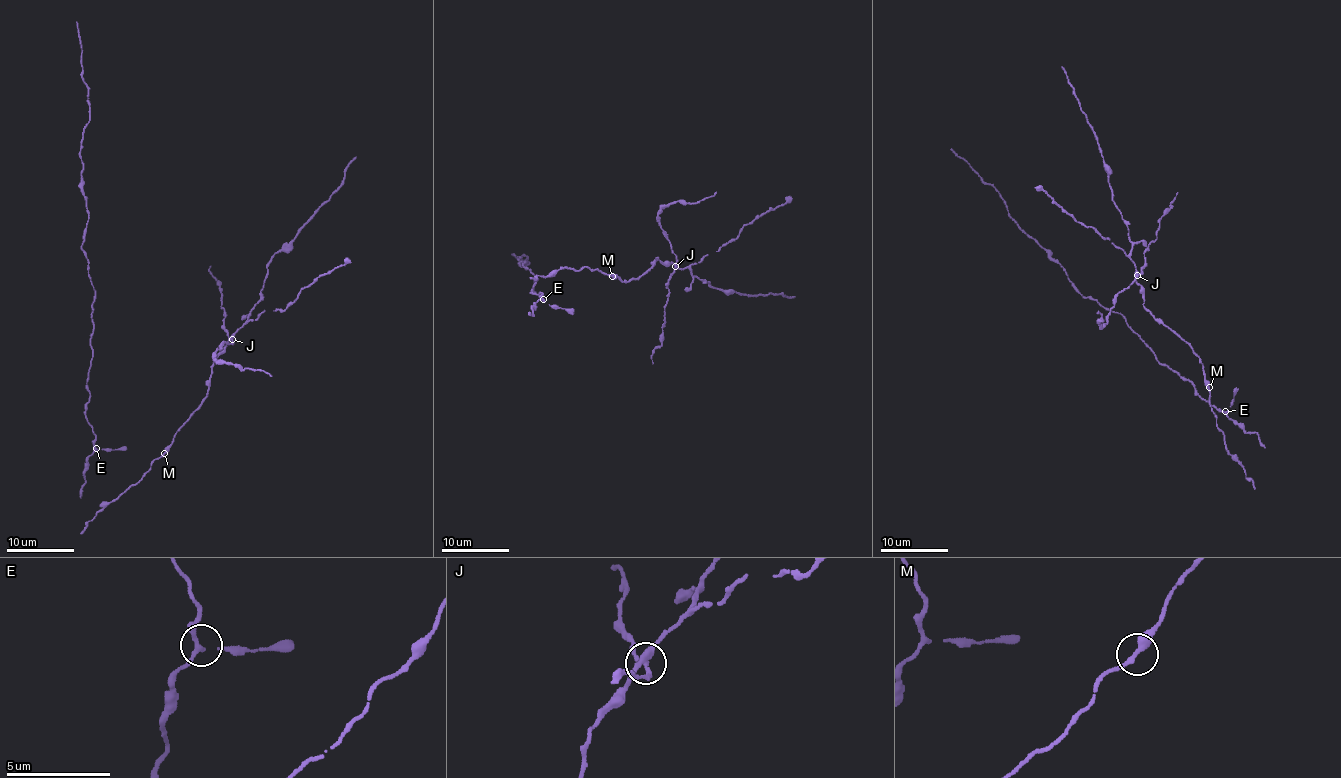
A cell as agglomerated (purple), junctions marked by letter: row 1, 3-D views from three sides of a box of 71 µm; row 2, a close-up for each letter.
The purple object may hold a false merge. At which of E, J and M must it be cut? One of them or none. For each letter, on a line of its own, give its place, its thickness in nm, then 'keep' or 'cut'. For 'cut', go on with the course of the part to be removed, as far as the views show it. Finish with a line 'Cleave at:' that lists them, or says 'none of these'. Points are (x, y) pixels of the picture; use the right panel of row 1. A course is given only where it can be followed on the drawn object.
E: at (1225, 411); 180 nm thick; keep
J: at (1137, 275); 240 nm thick; cut; foreign part runs (1138, 275), (1117, 295), (1107, 323), (1100, 325), (1097, 322), (1102, 320), (1102, 313), (1096, 313)
M: at (1209, 387); 320 nm thick; keep
Cleave at: J

